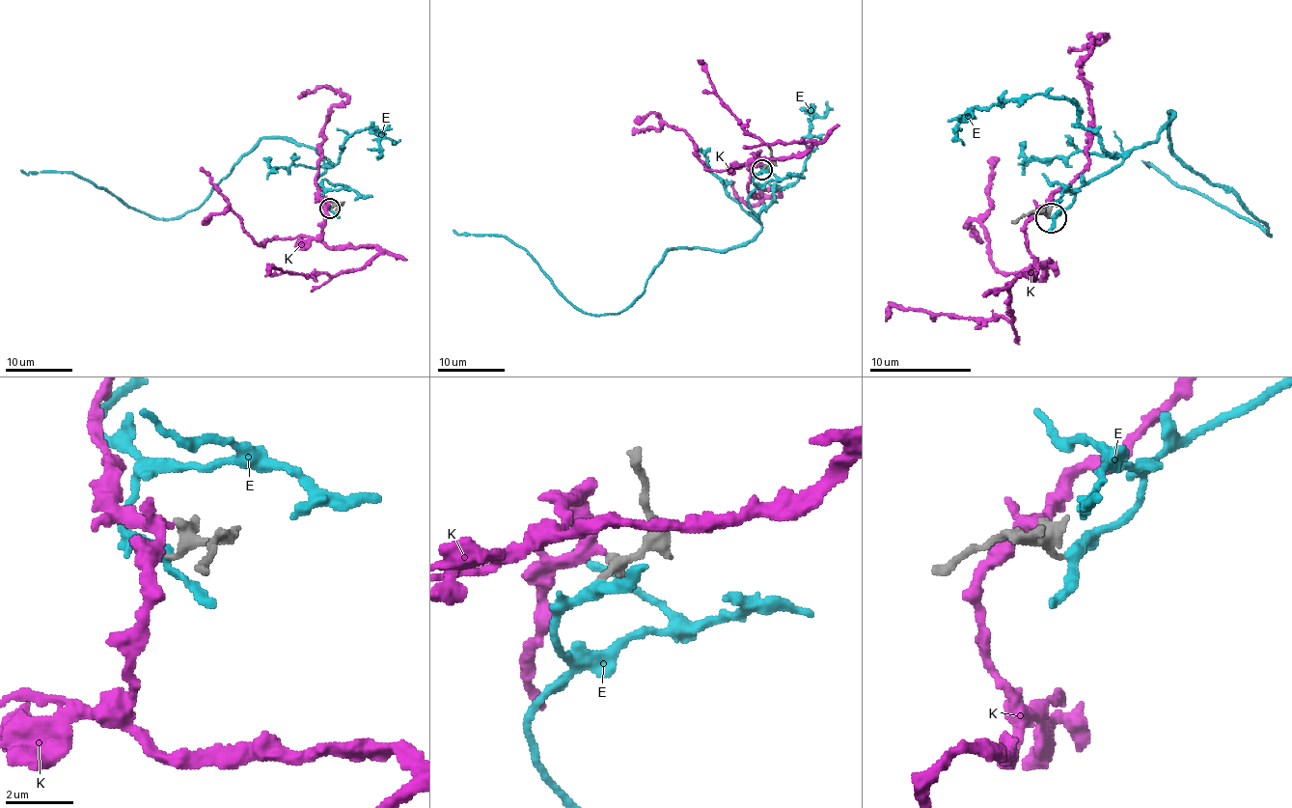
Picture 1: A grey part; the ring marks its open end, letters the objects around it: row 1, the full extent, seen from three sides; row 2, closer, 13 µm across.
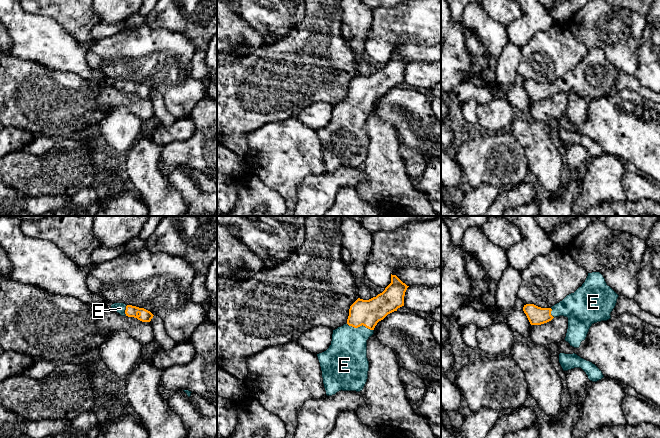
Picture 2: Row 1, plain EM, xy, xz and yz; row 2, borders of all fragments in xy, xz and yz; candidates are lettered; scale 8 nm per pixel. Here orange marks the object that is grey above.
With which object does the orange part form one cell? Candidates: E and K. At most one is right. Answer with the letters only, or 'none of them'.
E

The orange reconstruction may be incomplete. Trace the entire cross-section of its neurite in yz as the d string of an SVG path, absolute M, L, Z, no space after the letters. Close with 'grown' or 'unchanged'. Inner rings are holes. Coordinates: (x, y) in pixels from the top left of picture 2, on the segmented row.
M592 272L588 273L581 287L551 308L526 304L523 311L531 325L541 325L559 316L567 317L568 329L564 340L579 348L594 323L611 319L618 297L600 272Z; grown

